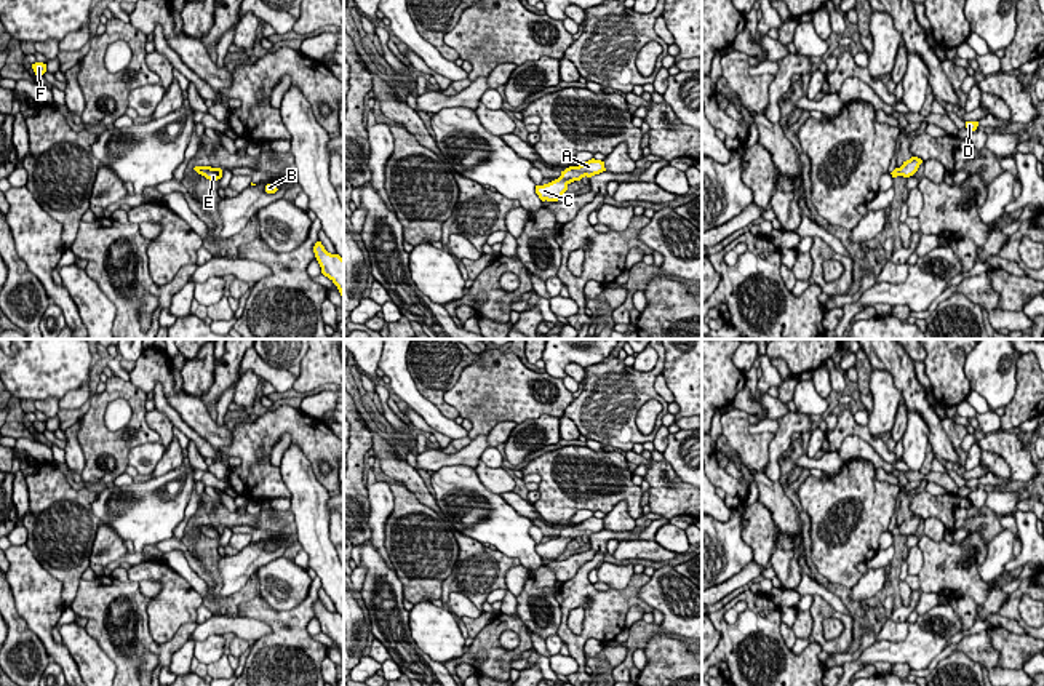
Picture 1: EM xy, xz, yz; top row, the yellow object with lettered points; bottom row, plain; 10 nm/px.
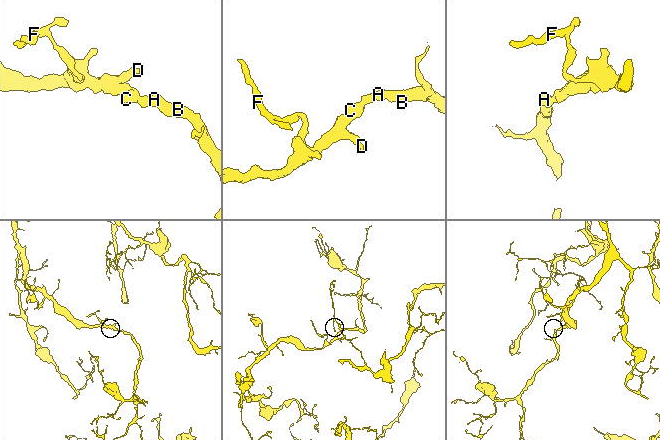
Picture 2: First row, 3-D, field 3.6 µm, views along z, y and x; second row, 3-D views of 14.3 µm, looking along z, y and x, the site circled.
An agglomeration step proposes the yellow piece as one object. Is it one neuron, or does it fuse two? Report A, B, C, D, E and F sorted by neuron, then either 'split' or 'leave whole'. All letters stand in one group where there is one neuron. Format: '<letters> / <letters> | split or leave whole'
A B C D E F | leave whole

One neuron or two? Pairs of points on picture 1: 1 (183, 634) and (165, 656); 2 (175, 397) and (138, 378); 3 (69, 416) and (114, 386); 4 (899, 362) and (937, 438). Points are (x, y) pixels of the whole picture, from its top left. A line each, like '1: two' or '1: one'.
1: one
2: one
3: two
4: one

